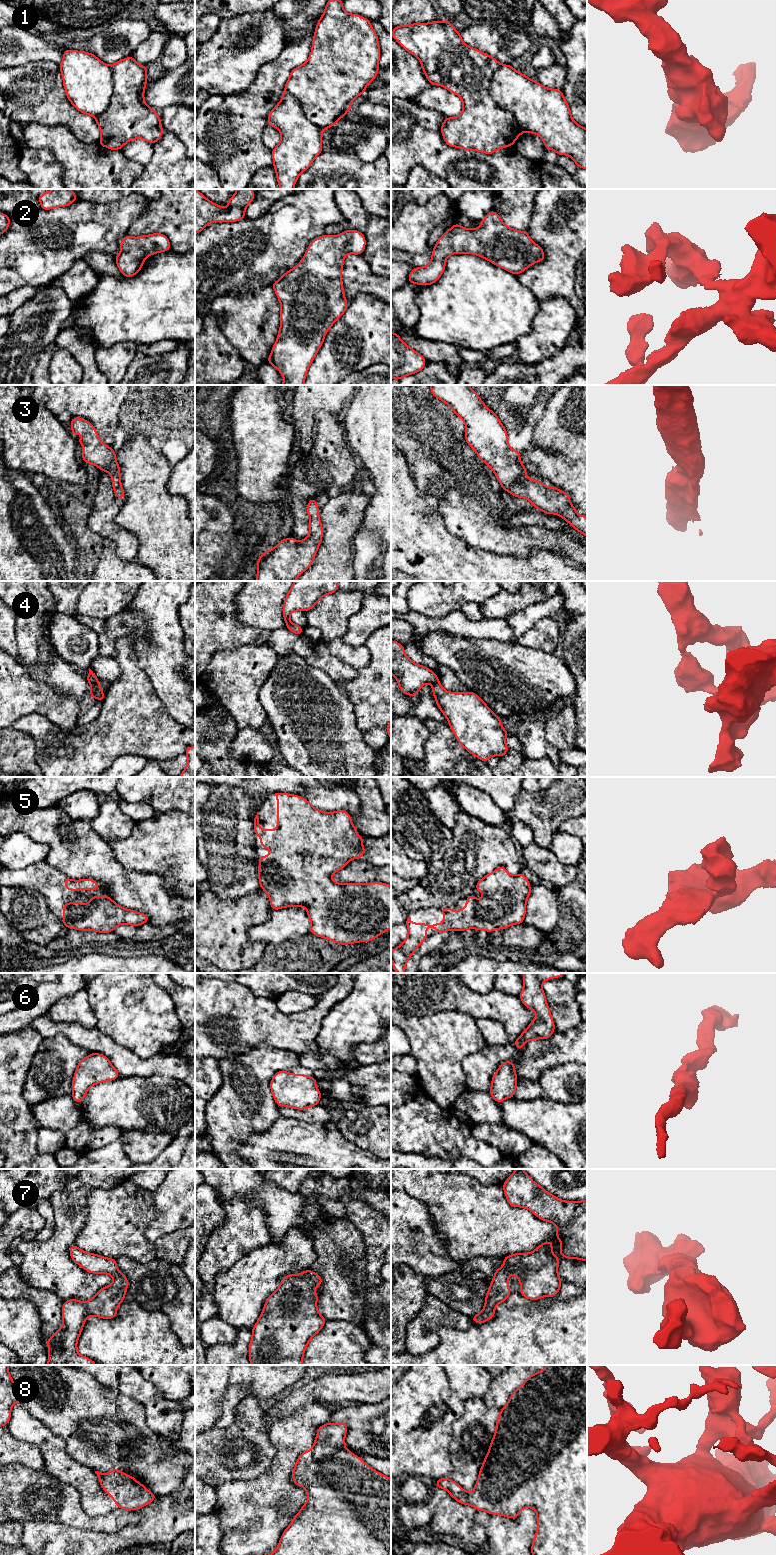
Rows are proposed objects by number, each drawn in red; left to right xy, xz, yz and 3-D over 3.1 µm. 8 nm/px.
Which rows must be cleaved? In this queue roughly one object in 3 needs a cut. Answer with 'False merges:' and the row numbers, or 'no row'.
False merges: 4

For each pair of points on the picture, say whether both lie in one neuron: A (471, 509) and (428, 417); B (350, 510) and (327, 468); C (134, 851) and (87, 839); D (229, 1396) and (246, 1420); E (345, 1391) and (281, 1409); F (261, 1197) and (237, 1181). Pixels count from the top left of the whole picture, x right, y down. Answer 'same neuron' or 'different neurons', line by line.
A: same neuron
B: different neurons
C: different neurons
D: different neurons
E: same neuron
F: same neuron

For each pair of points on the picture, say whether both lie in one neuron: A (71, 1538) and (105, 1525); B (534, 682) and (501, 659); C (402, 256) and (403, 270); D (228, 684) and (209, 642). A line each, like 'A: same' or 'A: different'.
A: different
B: same
C: different
D: different

